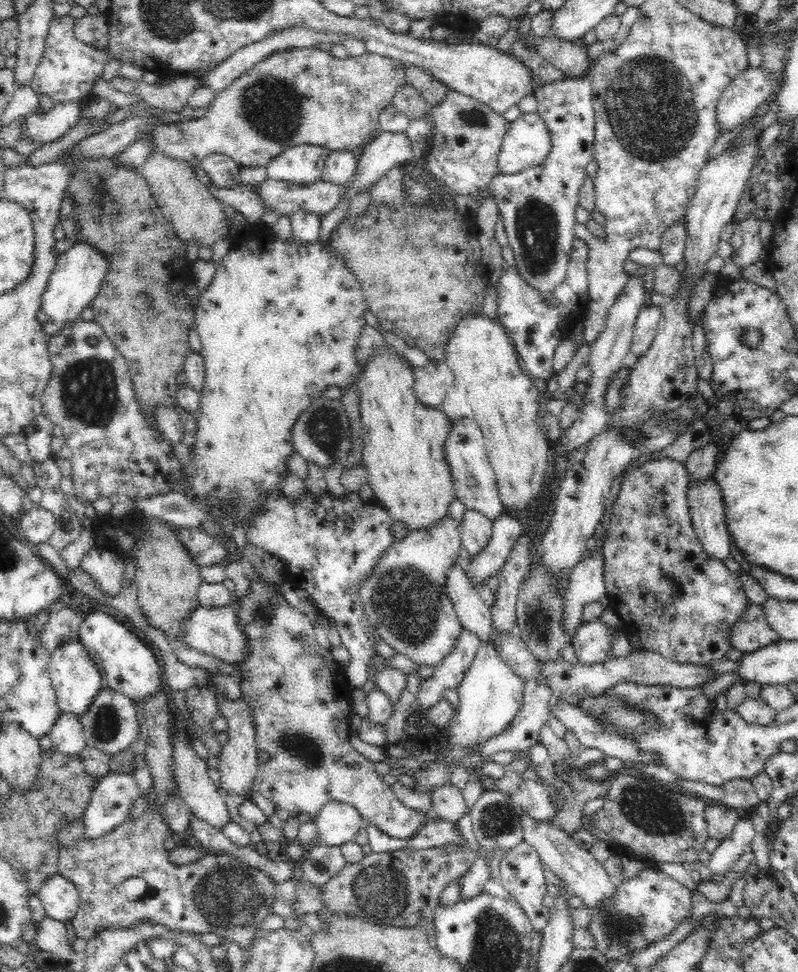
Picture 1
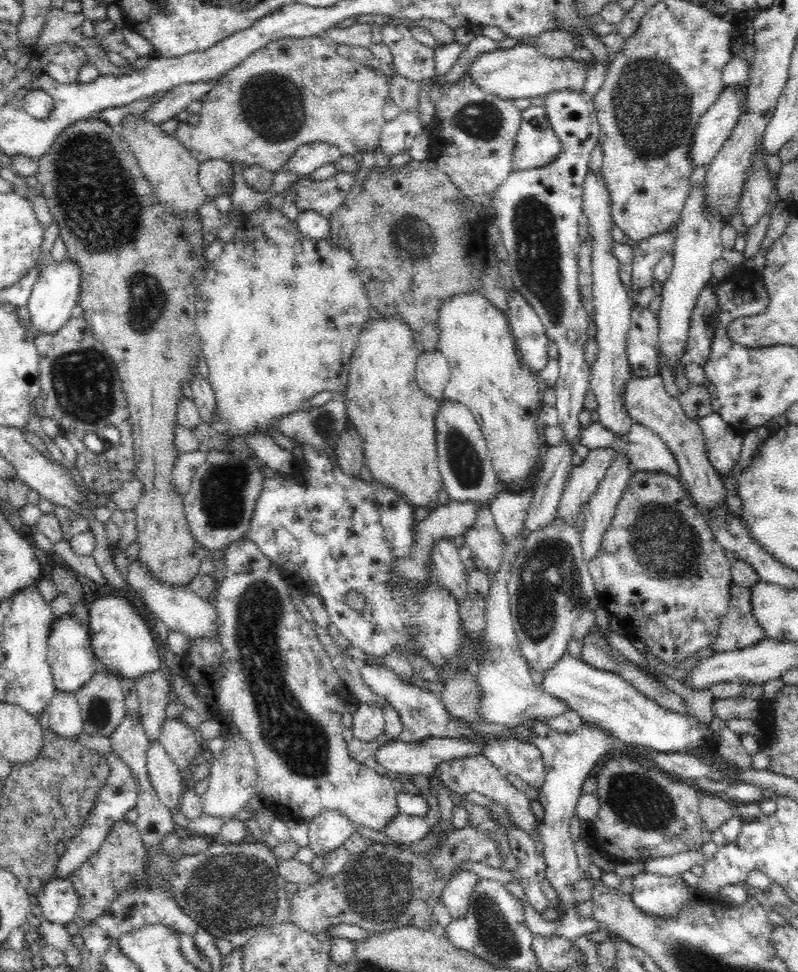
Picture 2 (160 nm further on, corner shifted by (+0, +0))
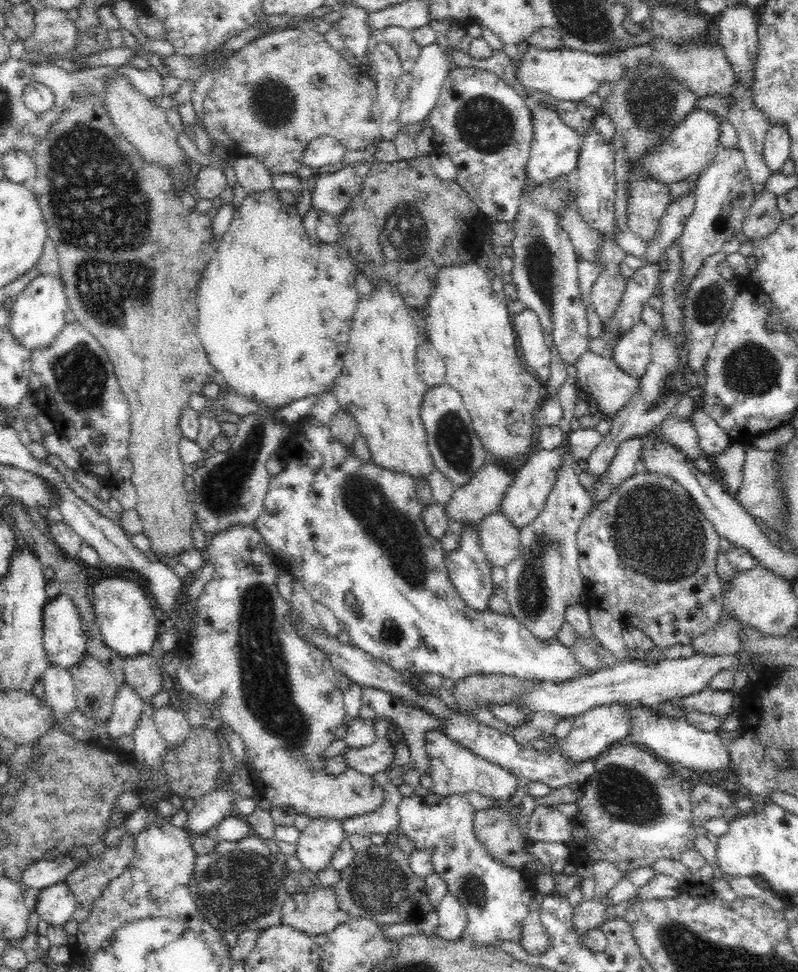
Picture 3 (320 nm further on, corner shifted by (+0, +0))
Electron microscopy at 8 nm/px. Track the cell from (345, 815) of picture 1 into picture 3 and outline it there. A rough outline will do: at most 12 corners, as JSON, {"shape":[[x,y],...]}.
{"shape":[[312,819],[295,855],[310,875],[346,838],[342,821]]}

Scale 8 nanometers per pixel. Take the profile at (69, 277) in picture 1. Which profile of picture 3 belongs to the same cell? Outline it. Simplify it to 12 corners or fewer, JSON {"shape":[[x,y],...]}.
{"shape":[[59,273],[38,275],[16,295],[9,324],[32,352],[67,324]]}

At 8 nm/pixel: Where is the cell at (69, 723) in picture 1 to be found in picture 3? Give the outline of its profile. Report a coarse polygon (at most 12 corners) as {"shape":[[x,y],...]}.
{"shape":[[48,662],[41,682],[55,722],[78,708],[71,673]]}

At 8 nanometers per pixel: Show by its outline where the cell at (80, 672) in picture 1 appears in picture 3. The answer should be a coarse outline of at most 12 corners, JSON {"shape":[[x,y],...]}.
{"shape":[[70,597],[48,598],[43,647],[49,662],[72,670],[87,652]]}

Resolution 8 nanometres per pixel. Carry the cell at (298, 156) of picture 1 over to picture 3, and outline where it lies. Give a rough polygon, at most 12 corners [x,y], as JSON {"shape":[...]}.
{"shape":[[330,135],[304,150],[315,169],[342,162],[346,148]]}

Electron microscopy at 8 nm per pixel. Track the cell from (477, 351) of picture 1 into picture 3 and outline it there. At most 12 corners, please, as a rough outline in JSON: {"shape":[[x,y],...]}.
{"shape":[[476,262],[435,276],[425,341],[486,450],[532,448],[540,382]]}

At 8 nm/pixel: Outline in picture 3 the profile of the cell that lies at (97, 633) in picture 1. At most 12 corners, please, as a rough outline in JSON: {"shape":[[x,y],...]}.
{"shape":[[142,584],[90,587],[102,638],[122,659],[157,653],[159,621]]}

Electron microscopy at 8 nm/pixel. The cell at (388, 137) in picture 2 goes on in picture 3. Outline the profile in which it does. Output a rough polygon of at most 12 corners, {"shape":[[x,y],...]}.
{"shape":[[437,43],[422,46],[398,126],[420,124],[455,67]]}

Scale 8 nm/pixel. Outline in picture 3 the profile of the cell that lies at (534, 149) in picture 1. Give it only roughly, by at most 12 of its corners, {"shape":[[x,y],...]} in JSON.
{"shape":[[530,104],[527,178],[557,180],[577,168],[580,135],[556,111]]}

